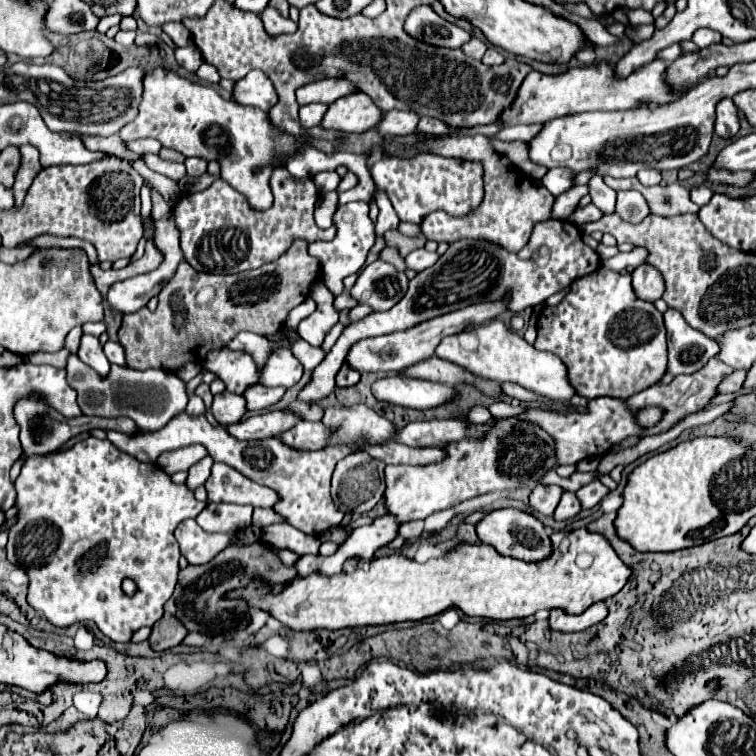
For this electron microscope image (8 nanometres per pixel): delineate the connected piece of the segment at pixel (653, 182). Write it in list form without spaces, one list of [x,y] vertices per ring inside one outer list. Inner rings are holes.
[[[641,170],[637,178],[643,186],[657,186],[661,182],[661,172],[659,170]]]

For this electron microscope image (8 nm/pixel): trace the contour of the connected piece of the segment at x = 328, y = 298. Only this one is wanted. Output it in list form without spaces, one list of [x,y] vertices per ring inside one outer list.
[[[321,280],[313,284],[311,298],[319,304],[319,308],[309,318],[302,320],[298,329],[301,329],[303,338],[309,341],[311,346],[321,346],[325,336],[327,336],[327,332],[337,324],[339,312],[333,306],[335,296],[327,290],[327,286]]]

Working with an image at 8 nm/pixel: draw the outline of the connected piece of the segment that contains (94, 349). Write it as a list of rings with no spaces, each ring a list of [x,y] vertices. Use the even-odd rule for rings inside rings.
[[[85,334],[81,338],[81,348],[79,348],[77,356],[87,366],[91,366],[93,370],[97,370],[101,376],[105,376],[109,372],[109,368],[111,368],[111,362],[107,362],[107,356],[103,354],[103,346],[101,346],[101,342],[99,342],[97,336]]]

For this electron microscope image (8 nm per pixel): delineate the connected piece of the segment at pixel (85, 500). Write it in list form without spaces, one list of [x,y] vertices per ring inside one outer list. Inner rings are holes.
[[[91,438],[91,440],[77,442],[77,444],[73,444],[71,448],[63,450],[59,454],[29,456],[25,460],[25,466],[23,466],[19,478],[15,480],[15,488],[17,488],[19,522],[13,524],[11,530],[9,530],[7,558],[13,564],[23,566],[27,570],[27,574],[31,578],[27,602],[39,614],[43,614],[53,626],[71,626],[71,624],[77,624],[77,622],[91,620],[113,642],[129,642],[133,632],[137,632],[143,626],[153,626],[163,616],[163,606],[173,596],[173,590],[175,590],[175,584],[177,584],[177,572],[179,572],[179,546],[177,546],[177,540],[175,540],[173,532],[175,532],[179,522],[183,522],[187,518],[197,518],[203,512],[203,508],[207,506],[207,502],[195,500],[195,496],[187,488],[187,484],[175,484],[171,480],[171,476],[163,468],[159,468],[157,464],[145,464],[145,462],[141,464],[137,458],[131,458],[129,454],[123,454],[121,450],[115,450],[115,446],[111,446],[111,442]],[[125,578],[131,578],[137,584],[137,592],[133,596],[127,596],[121,590],[121,582]]]

